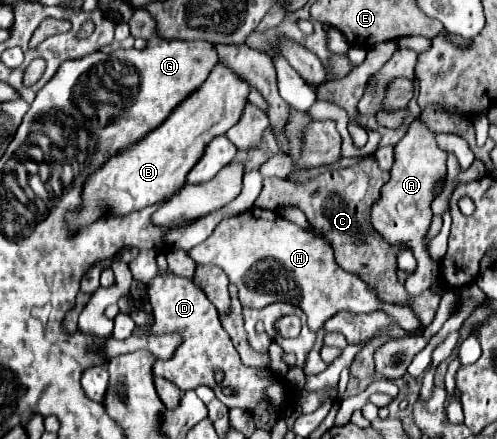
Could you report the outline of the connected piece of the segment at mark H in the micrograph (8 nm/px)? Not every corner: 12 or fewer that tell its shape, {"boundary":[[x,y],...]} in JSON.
{"boundary":[[273,210],[225,218],[189,256],[243,308],[299,306],[311,332],[341,310],[421,320],[335,264]]}

